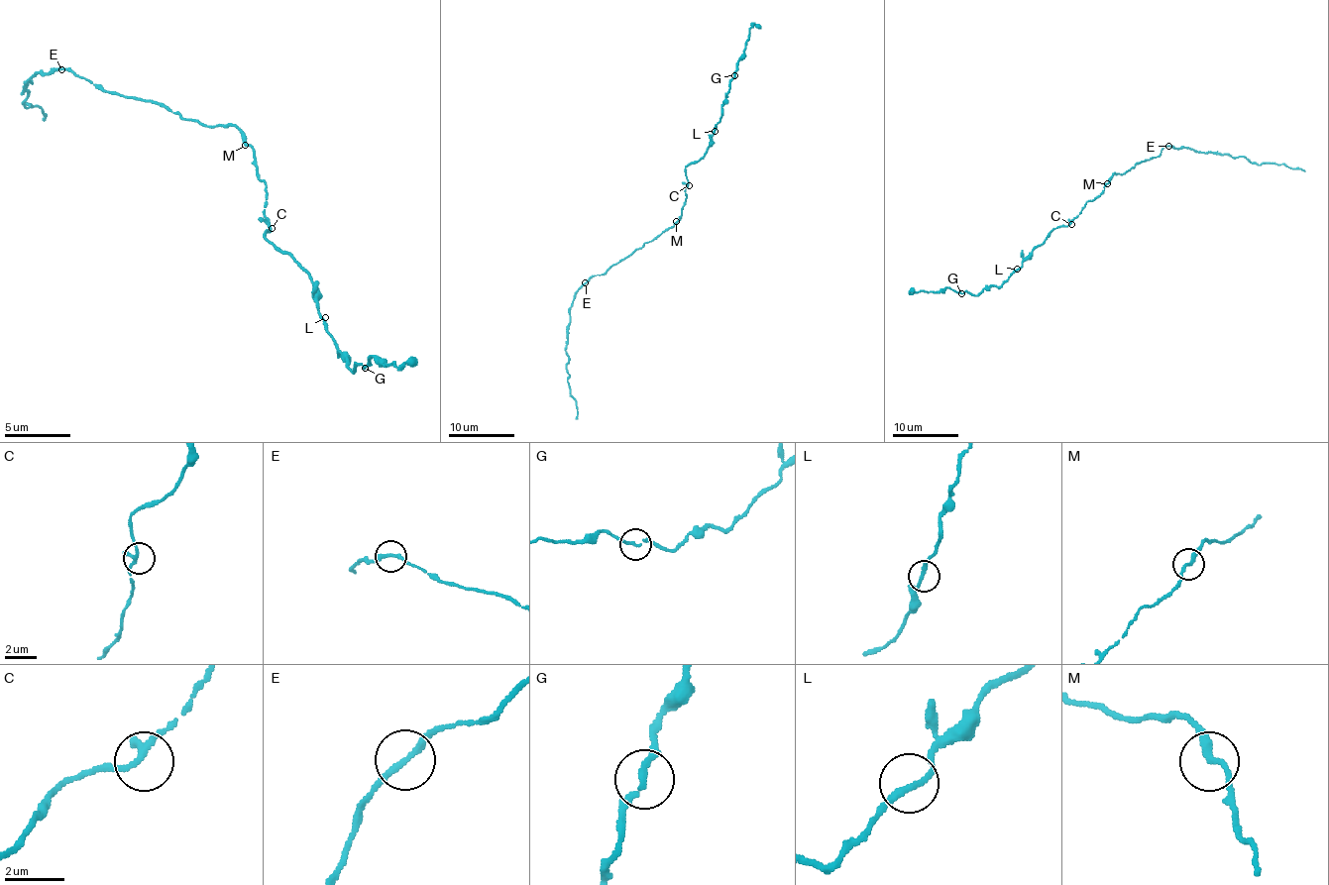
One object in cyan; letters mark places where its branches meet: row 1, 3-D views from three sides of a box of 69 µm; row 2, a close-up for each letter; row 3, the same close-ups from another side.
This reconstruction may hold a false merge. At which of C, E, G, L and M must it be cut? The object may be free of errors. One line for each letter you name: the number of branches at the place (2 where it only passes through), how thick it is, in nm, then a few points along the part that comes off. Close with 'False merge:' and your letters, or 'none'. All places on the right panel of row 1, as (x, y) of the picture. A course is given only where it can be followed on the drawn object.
E: branches 2; calibre 220 nm; course (1169, 146), (1246, 157), (1260, 165), (1280, 164), (1305, 171)
False merge: E

